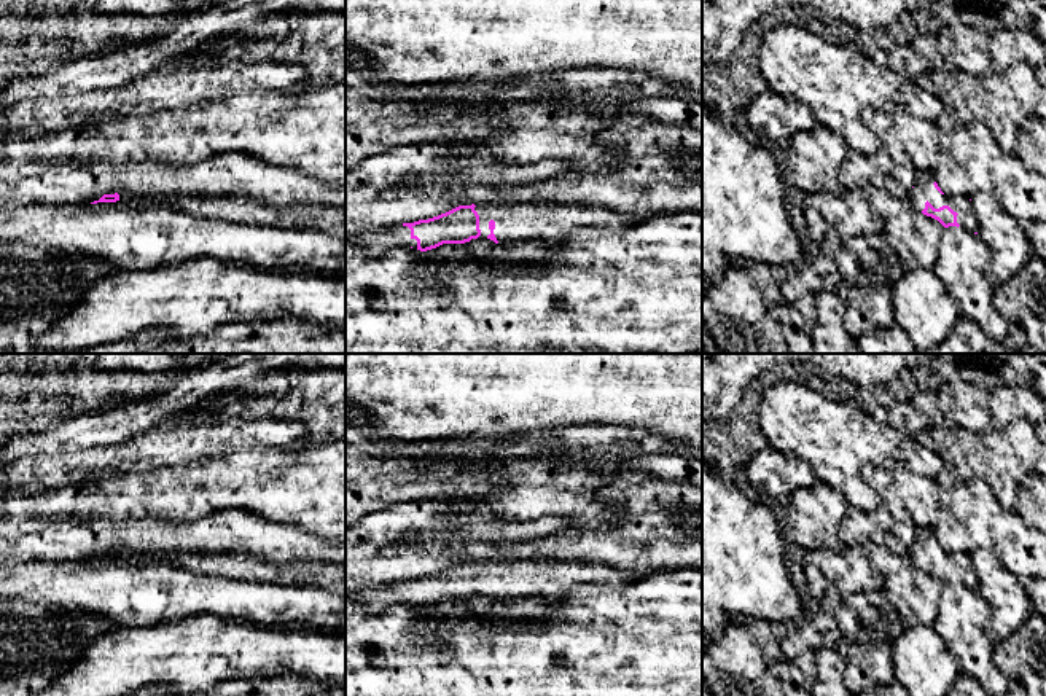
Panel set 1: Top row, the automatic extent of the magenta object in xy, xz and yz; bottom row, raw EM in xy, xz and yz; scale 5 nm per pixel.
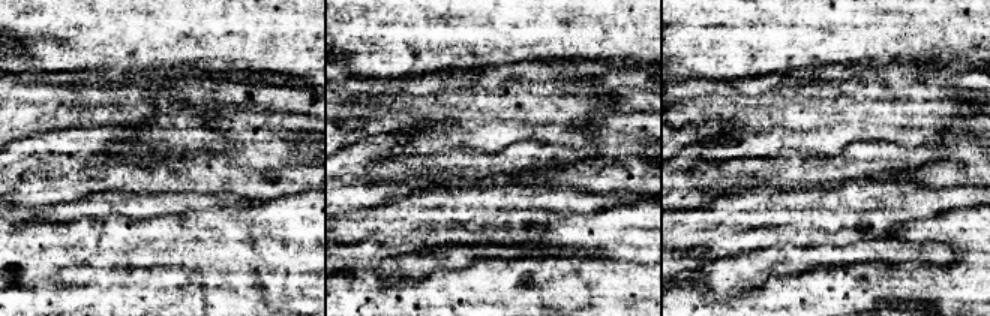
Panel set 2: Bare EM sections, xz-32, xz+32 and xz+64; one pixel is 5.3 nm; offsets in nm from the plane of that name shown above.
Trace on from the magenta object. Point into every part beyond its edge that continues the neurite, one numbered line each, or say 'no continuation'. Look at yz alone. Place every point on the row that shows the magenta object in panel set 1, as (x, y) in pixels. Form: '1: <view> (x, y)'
1: yz (924, 190)

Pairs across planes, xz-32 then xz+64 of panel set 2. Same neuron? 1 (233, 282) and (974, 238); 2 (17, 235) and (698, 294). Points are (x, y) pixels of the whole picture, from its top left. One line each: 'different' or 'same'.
1: same
2: same

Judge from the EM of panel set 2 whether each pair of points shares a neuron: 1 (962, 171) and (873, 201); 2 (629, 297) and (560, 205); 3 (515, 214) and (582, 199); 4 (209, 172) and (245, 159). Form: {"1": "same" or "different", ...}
{"1": "different", "2": "different", "3": "same", "4": "same"}

